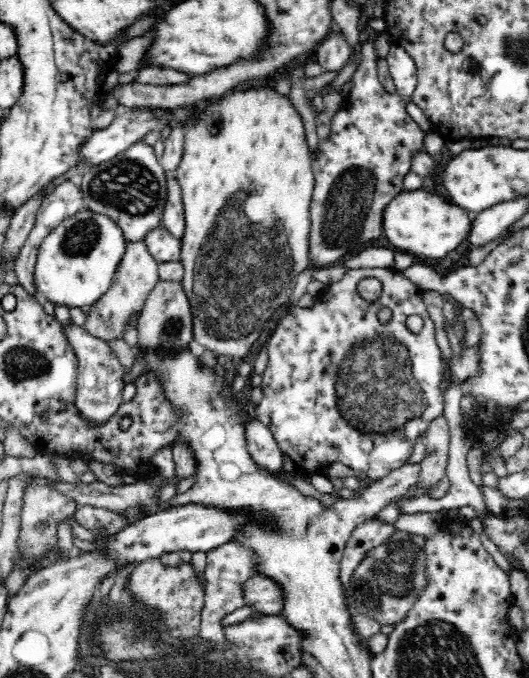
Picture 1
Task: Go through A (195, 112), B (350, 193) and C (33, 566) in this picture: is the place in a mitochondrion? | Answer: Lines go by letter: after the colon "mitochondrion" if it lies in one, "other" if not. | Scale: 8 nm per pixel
A: other
B: mitochondrion
C: other

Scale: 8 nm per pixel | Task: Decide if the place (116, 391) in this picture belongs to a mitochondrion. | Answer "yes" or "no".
no

